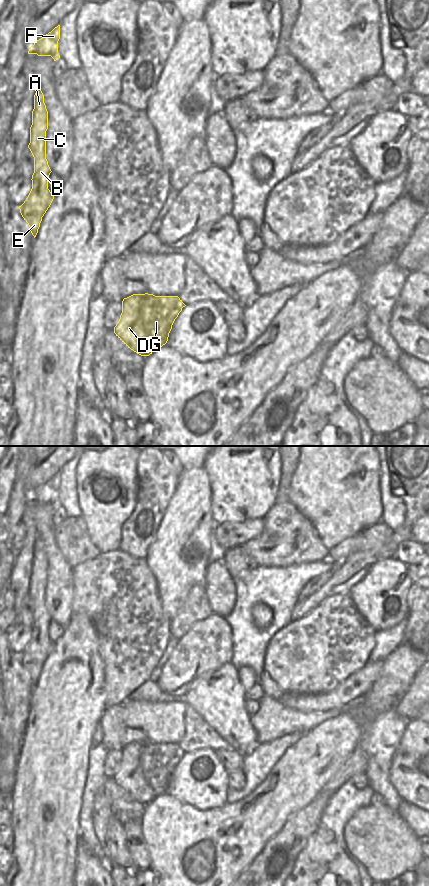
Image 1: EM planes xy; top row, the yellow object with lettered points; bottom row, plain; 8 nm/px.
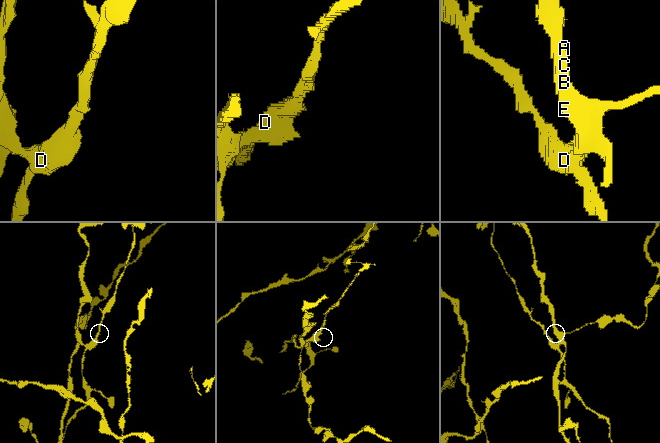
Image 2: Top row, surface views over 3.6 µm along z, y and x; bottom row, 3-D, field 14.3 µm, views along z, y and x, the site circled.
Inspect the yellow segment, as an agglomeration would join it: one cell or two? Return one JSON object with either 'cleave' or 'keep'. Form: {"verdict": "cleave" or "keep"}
{"verdict": "cleave"}

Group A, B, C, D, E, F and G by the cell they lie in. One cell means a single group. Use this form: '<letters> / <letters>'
A B C E F G / D

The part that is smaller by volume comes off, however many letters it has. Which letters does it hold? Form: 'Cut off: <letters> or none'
Cut off: D

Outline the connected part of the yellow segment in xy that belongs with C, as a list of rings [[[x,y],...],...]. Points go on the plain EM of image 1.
[[[38,536],[34,543],[30,591],[28,593],[34,605],[32,637],[24,651],[19,654],[20,661],[28,671],[34,686],[38,681],[42,665],[54,647],[54,642],[48,637],[48,625],[52,619],[46,607],[47,577],[48,559],[44,551],[44,543]]]

